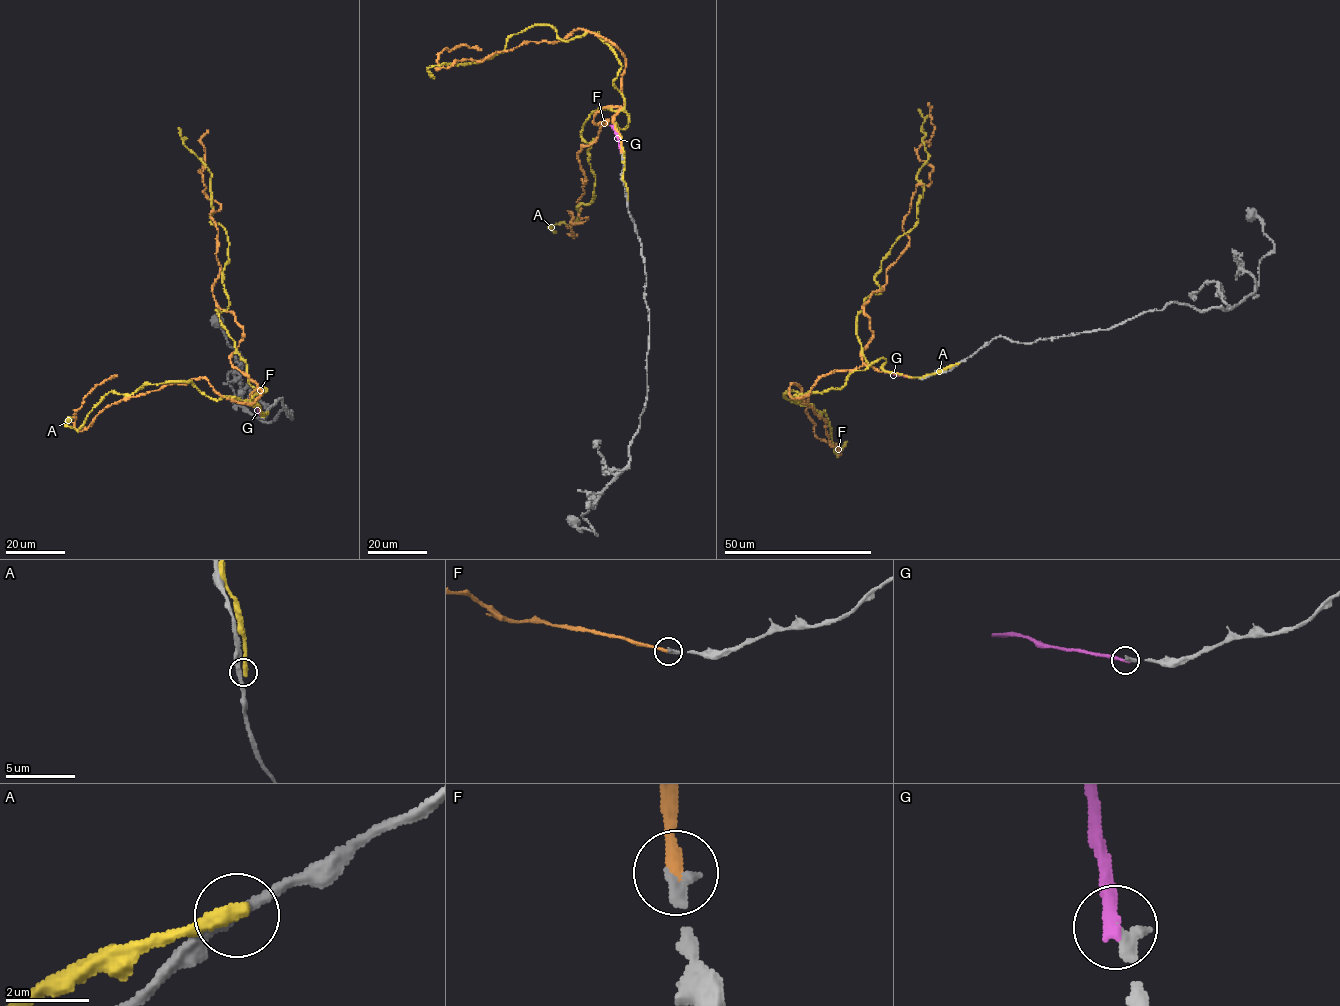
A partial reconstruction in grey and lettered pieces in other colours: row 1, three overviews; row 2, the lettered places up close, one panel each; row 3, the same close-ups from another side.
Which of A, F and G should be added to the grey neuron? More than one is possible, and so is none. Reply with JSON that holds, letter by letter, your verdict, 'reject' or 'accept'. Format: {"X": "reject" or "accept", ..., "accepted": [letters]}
{"A": "reject", "F": "accept", "G": "reject", "accepted": ["F"]}

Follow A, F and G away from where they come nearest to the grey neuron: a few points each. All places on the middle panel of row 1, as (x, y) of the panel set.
A: (627, 199), (616, 126), (628, 116), (599, 108), (581, 132), (594, 141), (595, 197), (578, 222), (548, 225)
F: (621, 151), (620, 106), (601, 108), (577, 154), (577, 235)
G: (620, 151), (617, 134), (610, 125)

